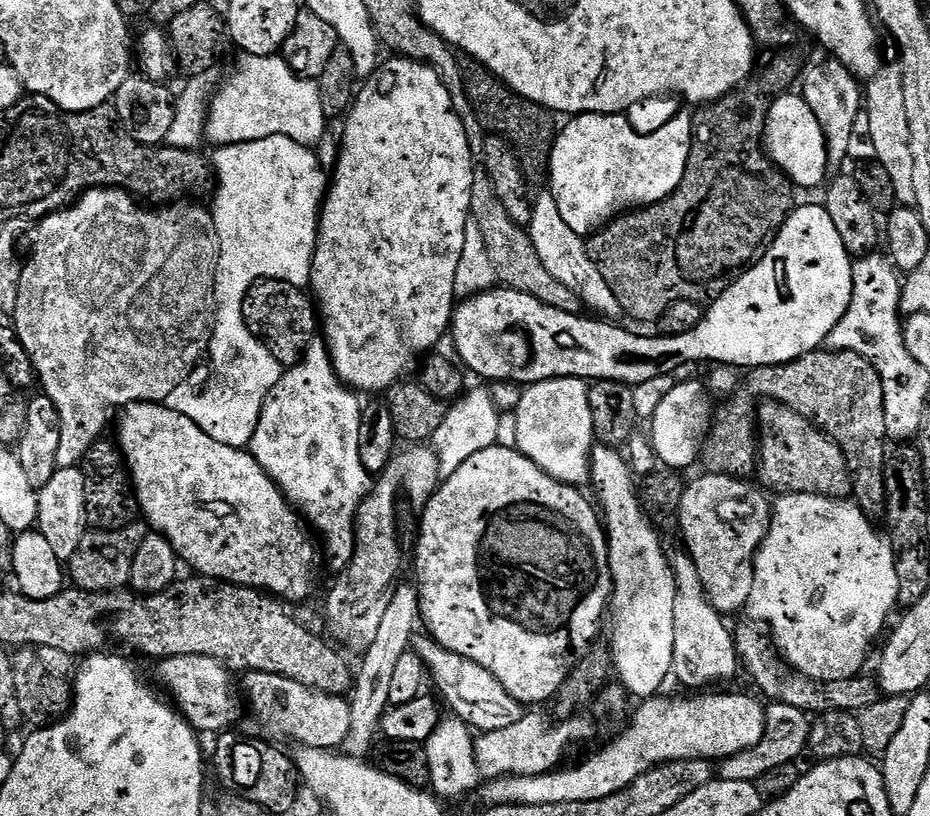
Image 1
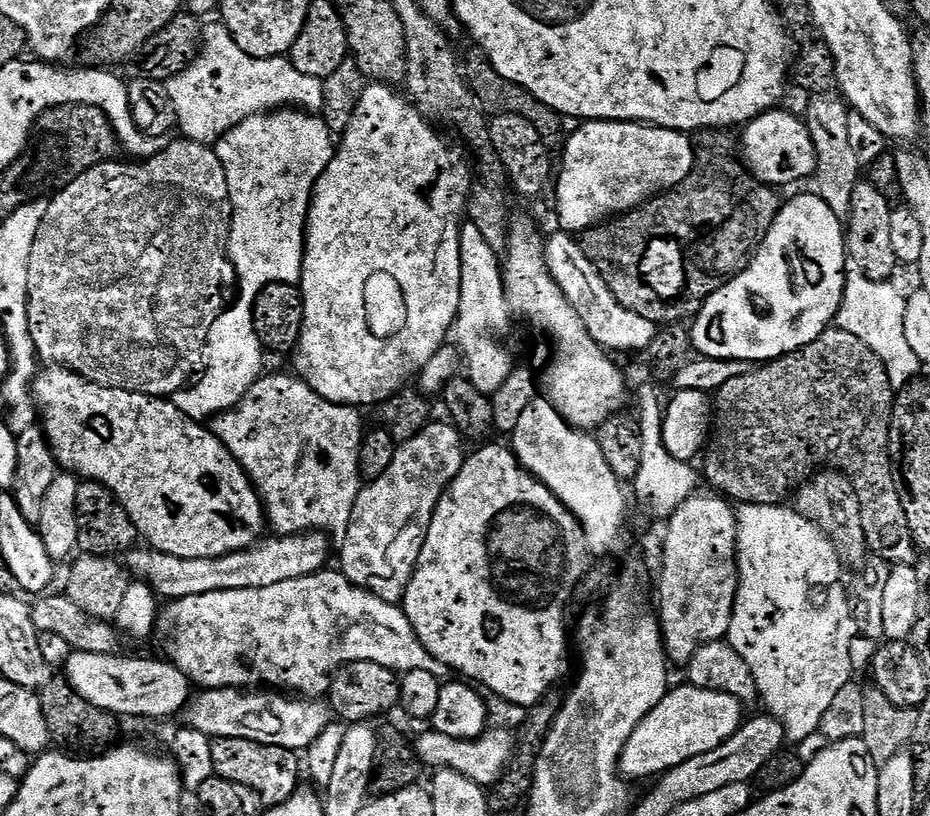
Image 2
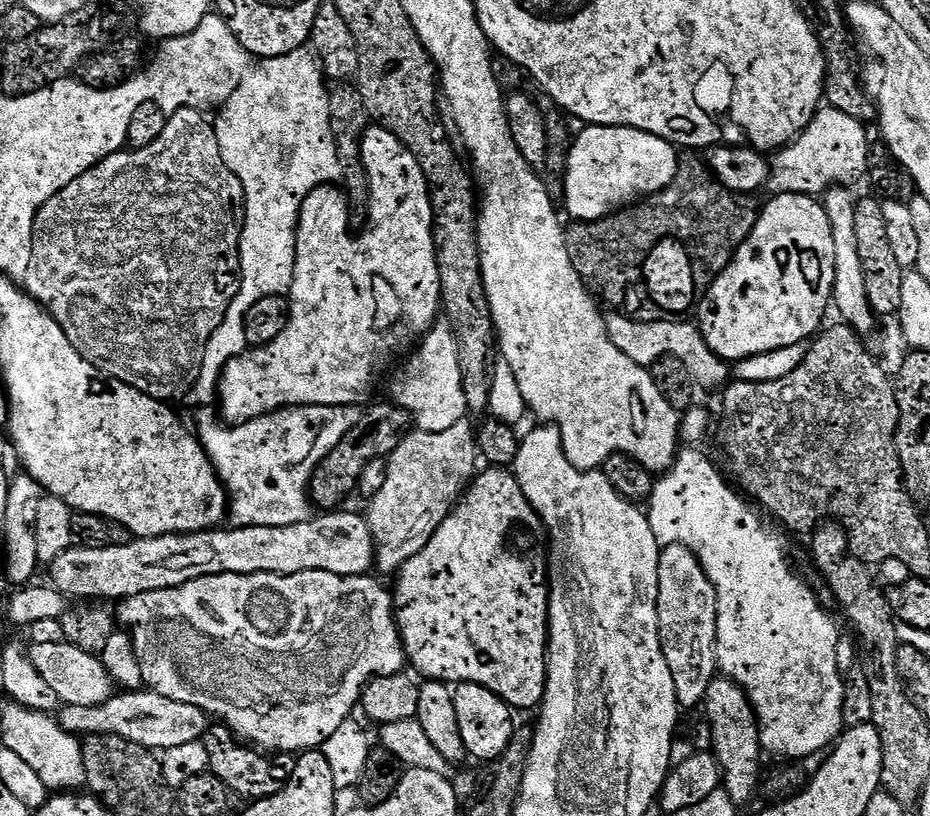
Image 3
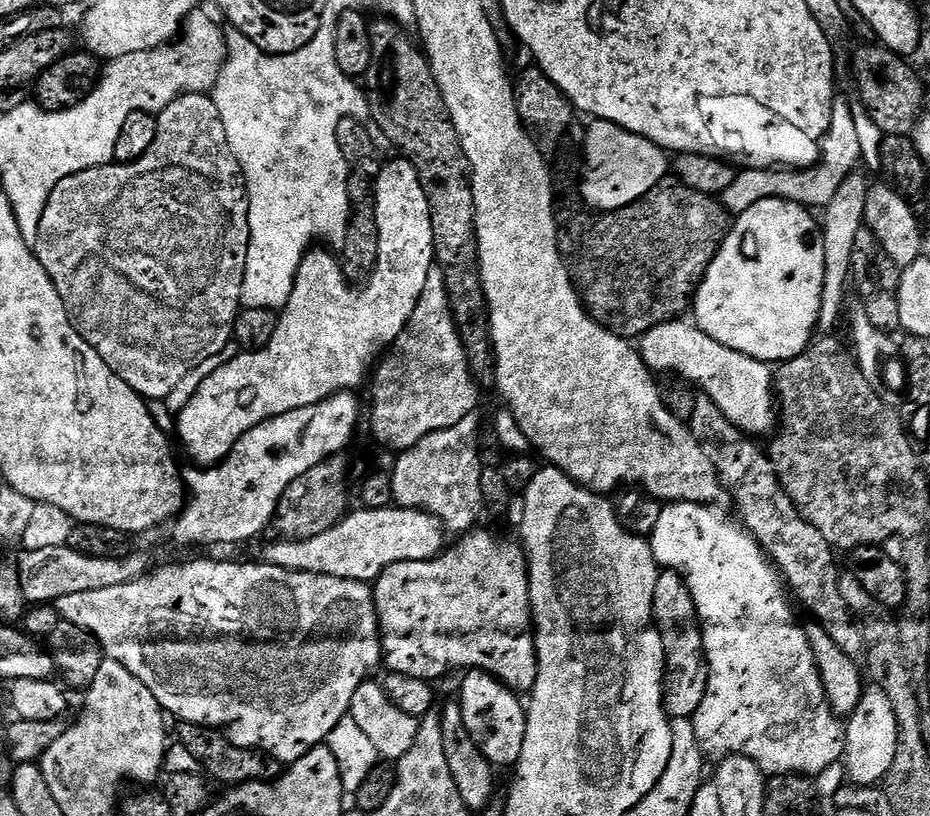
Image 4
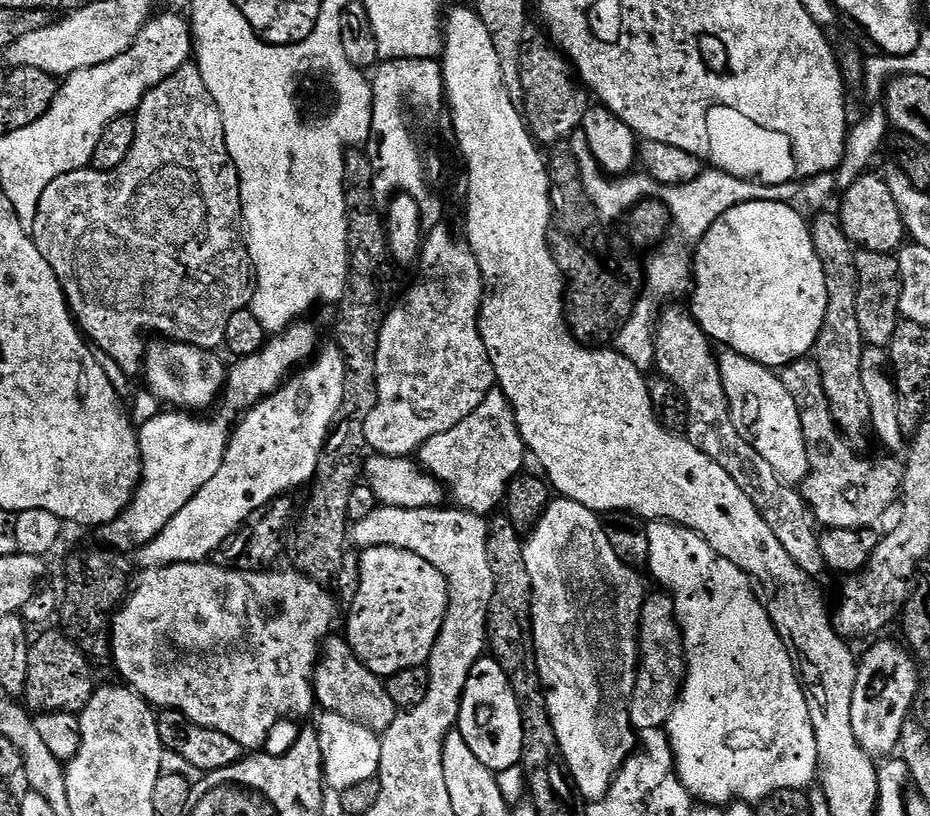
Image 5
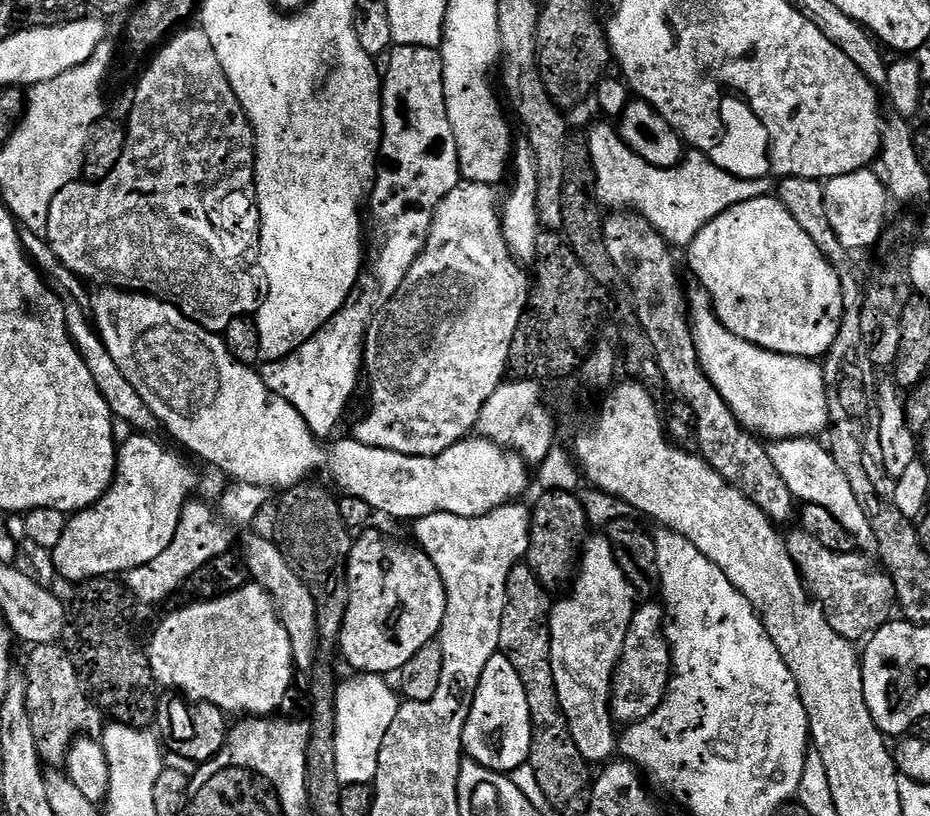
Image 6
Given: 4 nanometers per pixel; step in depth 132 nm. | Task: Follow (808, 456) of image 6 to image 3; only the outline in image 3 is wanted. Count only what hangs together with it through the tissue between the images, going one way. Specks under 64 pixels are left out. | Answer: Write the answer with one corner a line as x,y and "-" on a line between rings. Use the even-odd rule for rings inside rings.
608,314
604,317
604,325
607,326
611,342
638,365
650,368
663,356
677,357
680,362
684,363
693,383
699,389
712,390
715,386
725,385
730,378
727,361
710,350
699,327
695,323
690,323
692,322
688,320
642,323
619,314

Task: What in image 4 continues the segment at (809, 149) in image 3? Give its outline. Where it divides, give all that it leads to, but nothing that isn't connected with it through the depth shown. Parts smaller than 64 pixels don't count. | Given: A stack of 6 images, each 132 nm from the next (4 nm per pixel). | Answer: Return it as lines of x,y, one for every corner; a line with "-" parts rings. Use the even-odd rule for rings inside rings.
836,114
833,115
831,128
820,142
820,159
816,163
799,170
745,167
737,171
734,182
730,182
730,186
722,194
722,203
732,214
750,210
754,202
762,202
766,198
789,200
809,210
822,210
828,205
830,198
838,194
838,186
842,186
845,178
857,171
856,163
859,160
860,128
854,117

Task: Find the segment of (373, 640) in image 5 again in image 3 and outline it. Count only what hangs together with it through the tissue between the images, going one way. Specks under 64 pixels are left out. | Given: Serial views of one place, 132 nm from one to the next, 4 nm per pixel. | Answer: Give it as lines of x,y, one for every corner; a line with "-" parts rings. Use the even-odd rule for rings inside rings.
488,466
473,479
472,483
468,485
467,492
464,493
462,499
453,507
452,513
448,515
441,524
436,527
436,533
430,538
430,542
426,542
422,546
422,550
418,550
418,554
414,554
414,558
410,558
402,567
400,567
398,575
395,577
396,588
394,587
394,615
396,617
396,626
400,630
400,641
404,644
404,655
407,663
412,664
421,672
421,677
424,680
442,680
452,686
459,686
461,684
477,684
483,688
488,688
496,696
500,696
504,699
505,704
511,706
513,709
519,710
519,708
532,708
532,710
539,709
544,699
544,687
548,681
548,549
550,547
550,541
548,539
548,533
544,530
544,523
540,521
539,514
534,510
534,506
530,506
530,502
526,498
526,494
522,494
522,490
518,486
515,475
511,471
503,468
497,468
495,466

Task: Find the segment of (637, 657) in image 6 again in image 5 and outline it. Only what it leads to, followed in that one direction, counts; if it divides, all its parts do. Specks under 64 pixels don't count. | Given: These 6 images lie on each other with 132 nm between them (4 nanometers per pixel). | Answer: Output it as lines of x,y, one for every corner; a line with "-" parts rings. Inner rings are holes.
656,590
647,597
640,609
638,637
638,675
636,693
632,695
632,727
663,729
675,711
678,697
686,681
686,651
684,634
676,615
675,599
667,591

